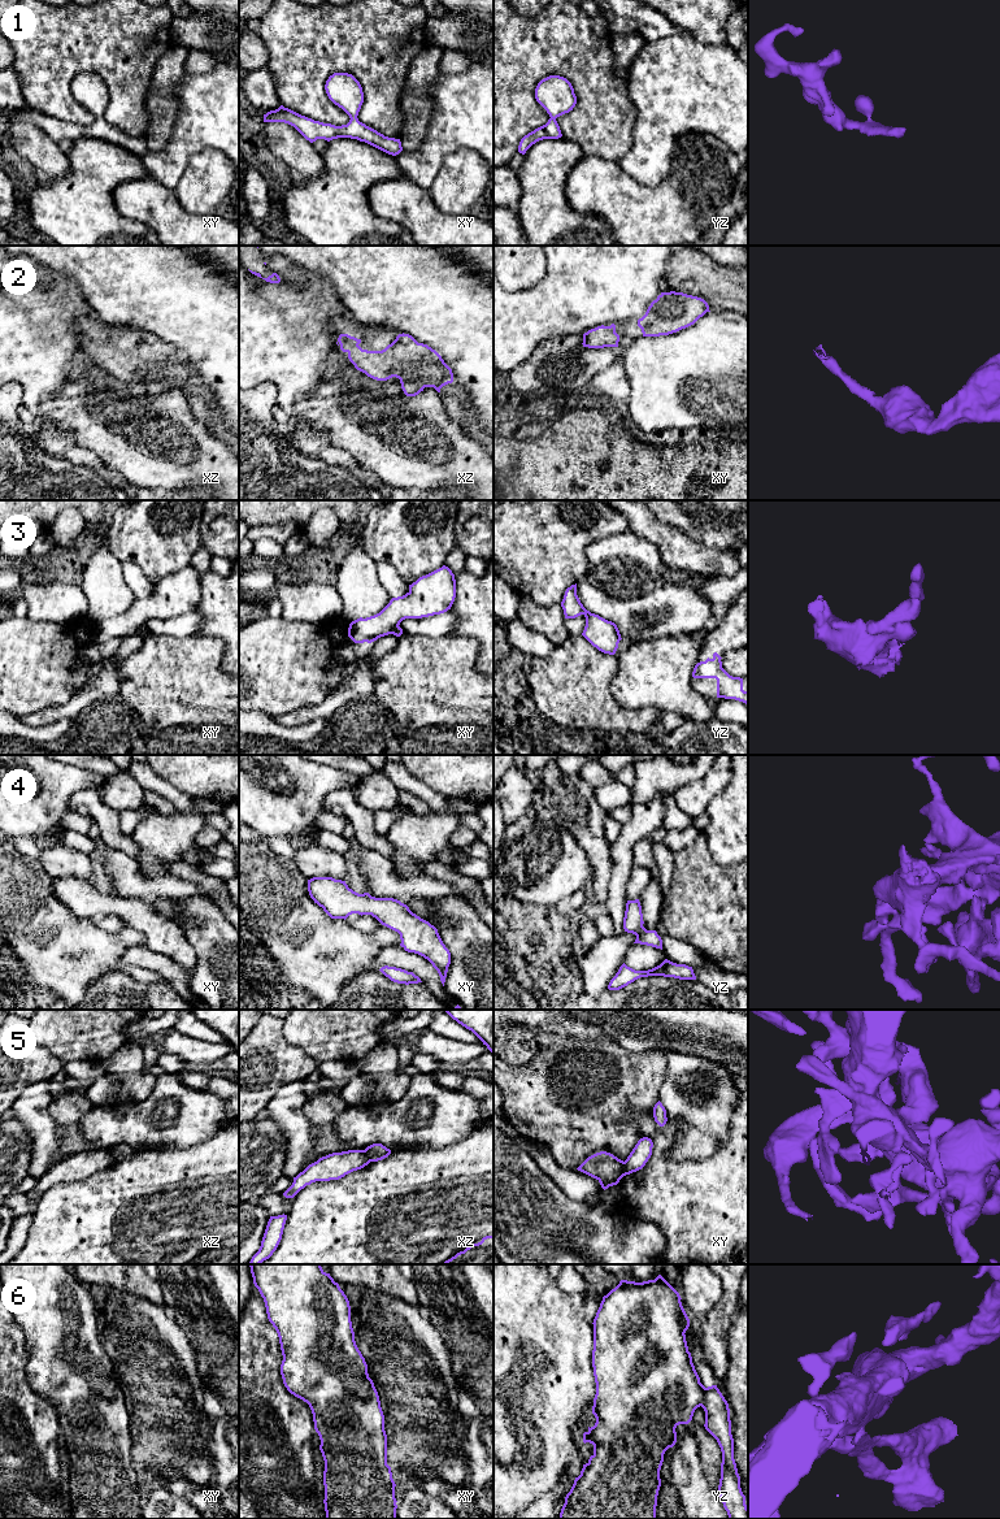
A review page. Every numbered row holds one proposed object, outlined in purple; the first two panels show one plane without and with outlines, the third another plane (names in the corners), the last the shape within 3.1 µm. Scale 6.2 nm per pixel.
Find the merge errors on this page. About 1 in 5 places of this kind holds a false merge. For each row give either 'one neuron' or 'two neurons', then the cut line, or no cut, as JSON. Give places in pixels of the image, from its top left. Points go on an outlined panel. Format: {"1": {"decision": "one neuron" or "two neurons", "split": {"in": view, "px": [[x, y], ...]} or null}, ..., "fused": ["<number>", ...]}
{"1": {"decision": "one neuron", "split": null}, "2": {"decision": "one neuron", "split": null}, "3": {"decision": "one neuron", "split": null}, "4": {"decision": "one neuron", "split": null}, "5": {"decision": "two neurons", "split": {"in": "xy", "px": [[624, 1162], [621, 1176]]}}, "6": {"decision": "one neuron", "split": null}, "fused": ["5"]}

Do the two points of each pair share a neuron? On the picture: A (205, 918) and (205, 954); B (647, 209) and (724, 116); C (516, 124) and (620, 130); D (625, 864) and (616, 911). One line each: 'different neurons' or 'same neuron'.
A: same neuron
B: different neurons
C: same neuron
D: same neuron

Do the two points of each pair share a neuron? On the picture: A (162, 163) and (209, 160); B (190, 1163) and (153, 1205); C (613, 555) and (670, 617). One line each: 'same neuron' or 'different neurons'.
A: different neurons
B: same neuron
C: same neuron

